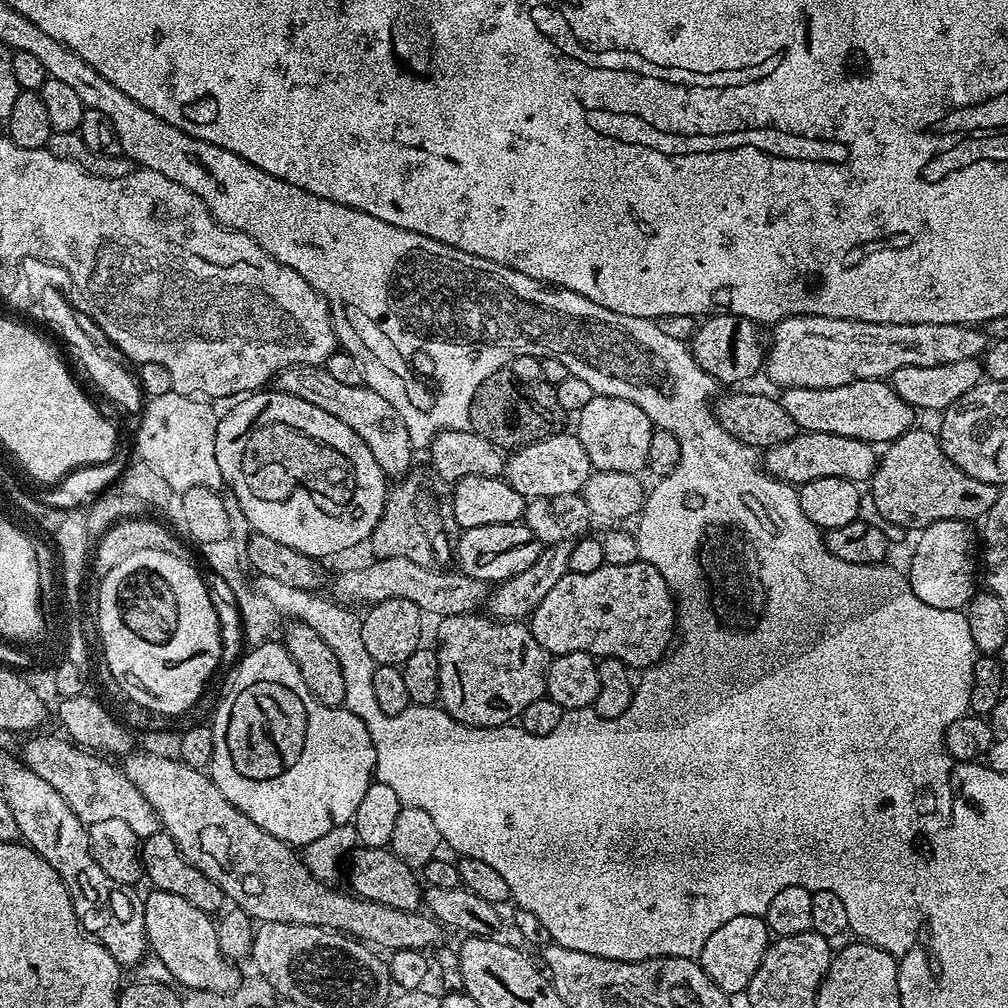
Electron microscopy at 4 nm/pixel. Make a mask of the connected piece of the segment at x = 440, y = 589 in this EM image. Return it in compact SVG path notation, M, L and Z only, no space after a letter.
M379 558L373 559L371 561L373 564L368 564L365 566L365 568L348 568L345 570L344 573L341 574L340 577L337 578L336 581L333 582L332 584L332 592L337 601L339 601L340 604L344 606L360 606L356 604L364 604L363 606L371 606L378 604L382 602L384 599L390 599L390 598L406 598L407 601L414 602L415 606L418 606L422 613L427 614L429 617L430 615L436 616L435 618L443 618L445 616L462 616L465 614L472 614L477 611L476 608L485 603L488 598L488 594L490 591L490 584L489 581L486 580L479 580L478 578L470 578L469 576L466 575L465 572L461 572L459 570L453 570L453 572L444 572L448 570L441 570L439 567L435 568L427 568L426 566L418 566L418 562L410 562L406 558L386 558L385 560L381 560Z

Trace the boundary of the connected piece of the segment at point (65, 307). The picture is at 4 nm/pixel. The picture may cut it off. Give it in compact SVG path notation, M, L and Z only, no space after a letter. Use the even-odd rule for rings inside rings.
M54 286L46 287L38 302L38 308L43 320L50 324L70 344L77 358L84 366L89 378L100 388L101 392L108 396L122 409L134 415L143 411L144 395L135 377L128 372L127 368L121 366L119 359L114 360L106 356L94 342L89 332L78 320L75 312L69 307L70 304L65 296Z

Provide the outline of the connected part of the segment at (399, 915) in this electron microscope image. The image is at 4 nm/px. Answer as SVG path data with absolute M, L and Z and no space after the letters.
M133 750L123 760L124 776L130 778L142 798L150 802L161 829L174 838L182 855L202 870L206 878L213 880L224 891L225 897L253 921L266 924L294 922L331 928L377 949L405 948L424 952L441 943L440 921L423 911L394 910L394 906L361 900L348 890L339 892L332 888L336 886L319 880L305 866L293 845L274 838L274 834L266 834L262 826L250 822L250 818L218 790L207 771L191 768L178 758L171 760L156 752Z

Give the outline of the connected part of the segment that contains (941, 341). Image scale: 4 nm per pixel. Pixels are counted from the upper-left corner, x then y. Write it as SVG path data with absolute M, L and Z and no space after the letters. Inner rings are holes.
M787 316L784 320L777 320L775 323L771 325L770 331L772 331L772 340L770 336L770 343L766 348L766 373L768 372L768 376L773 380L774 383L780 384L779 387L781 389L793 388L794 386L810 386L811 388L833 388L834 386L846 386L850 382L858 382L859 380L882 380L888 377L891 377L891 374L894 370L902 370L902 366L942 366L942 362L962 362L962 358L970 358L971 360L983 357L984 353L988 351L990 347L990 341L988 337L986 337L979 327L973 326L971 324L886 324L886 332L884 332L884 324L874 324L874 332L868 332L868 328L858 328L858 326L854 326L854 328L842 328L844 332L848 330L848 332L858 332L858 338L856 336L818 336L818 334L814 334L814 332L820 332L820 326L816 328L814 326L814 322L820 322L820 324L826 324L824 322L824 316Z

